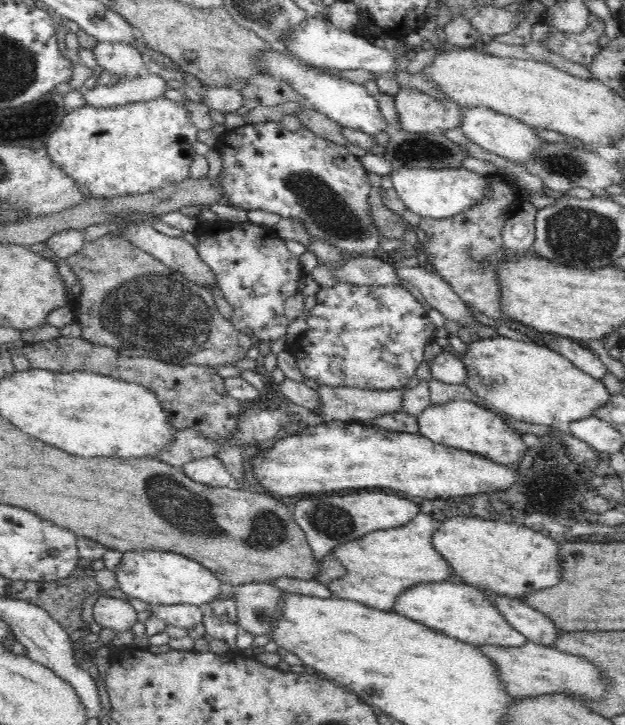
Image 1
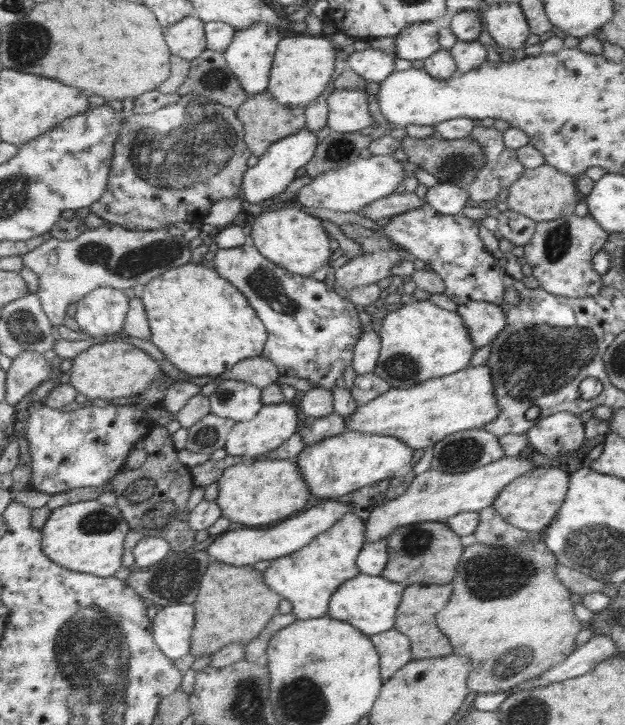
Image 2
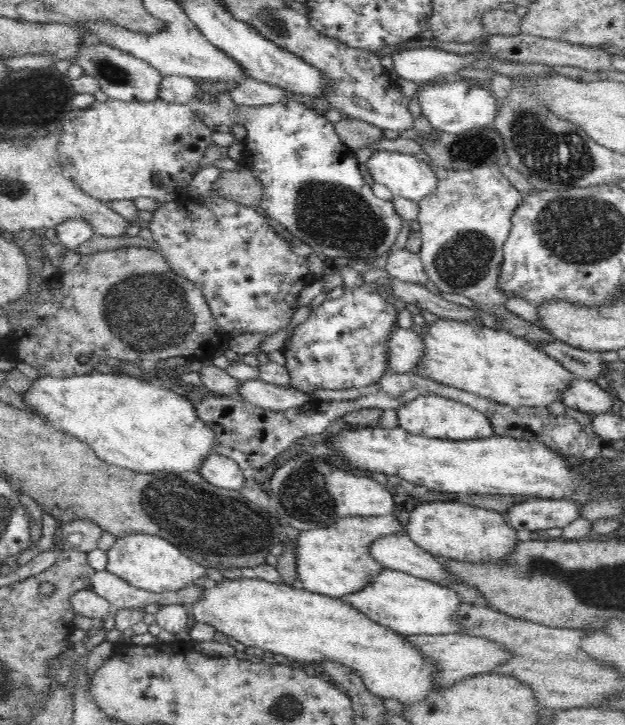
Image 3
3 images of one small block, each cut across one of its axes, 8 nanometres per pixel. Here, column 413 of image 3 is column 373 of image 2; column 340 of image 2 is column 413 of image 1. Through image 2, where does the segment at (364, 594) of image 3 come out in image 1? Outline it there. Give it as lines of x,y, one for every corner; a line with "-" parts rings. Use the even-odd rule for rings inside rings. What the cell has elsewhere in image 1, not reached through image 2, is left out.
465,583
417,585
399,597
394,613
408,616
411,620
480,647
519,648
529,642
524,633
511,626
511,622
497,608
489,594

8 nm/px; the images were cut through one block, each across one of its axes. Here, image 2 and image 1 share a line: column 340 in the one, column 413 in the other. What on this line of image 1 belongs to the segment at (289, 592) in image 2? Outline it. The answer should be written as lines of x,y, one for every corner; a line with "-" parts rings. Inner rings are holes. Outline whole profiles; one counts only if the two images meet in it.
418,514
402,528
370,532
348,544
340,544
329,553
333,564
346,568
346,574
328,584
339,599
352,600
380,611
394,612
399,597
417,585
454,581
457,573
434,545
434,534
442,521
430,514

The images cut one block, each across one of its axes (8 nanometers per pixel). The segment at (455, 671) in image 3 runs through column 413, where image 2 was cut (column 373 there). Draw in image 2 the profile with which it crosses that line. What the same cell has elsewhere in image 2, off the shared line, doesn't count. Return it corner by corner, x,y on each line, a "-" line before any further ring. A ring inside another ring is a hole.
396,628
372,635
371,638
381,656
381,674
385,683
397,671
414,661
412,641

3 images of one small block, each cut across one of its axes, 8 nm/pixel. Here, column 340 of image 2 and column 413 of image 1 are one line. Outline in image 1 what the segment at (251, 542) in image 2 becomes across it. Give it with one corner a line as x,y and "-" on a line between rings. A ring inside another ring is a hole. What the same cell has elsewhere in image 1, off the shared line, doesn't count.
360,490
320,496
320,500
316,498
318,496
312,496
310,500
308,498
300,500
292,508
296,512
298,524
306,532
308,543
314,549
314,555
318,559
328,559
329,553
336,546
358,540
370,532
402,528
420,513
420,506
414,504
414,500
402,498
400,494
393,492

